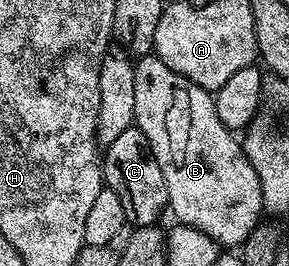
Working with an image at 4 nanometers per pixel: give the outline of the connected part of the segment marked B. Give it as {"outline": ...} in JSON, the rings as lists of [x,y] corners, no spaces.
{"outline":[[[154,53],[142,56],[135,63],[135,80],[134,126],[139,127],[141,133],[145,133],[153,149],[153,157],[157,157],[161,173],[165,173],[170,214],[175,214],[179,218],[176,220],[182,226],[205,233],[220,248],[238,248],[245,241],[245,237],[253,233],[264,214],[261,181],[247,159],[247,154],[243,152],[242,142],[225,125],[221,125],[214,94],[181,77],[181,73],[169,69],[169,65],[165,65],[165,61],[161,61]]]}

